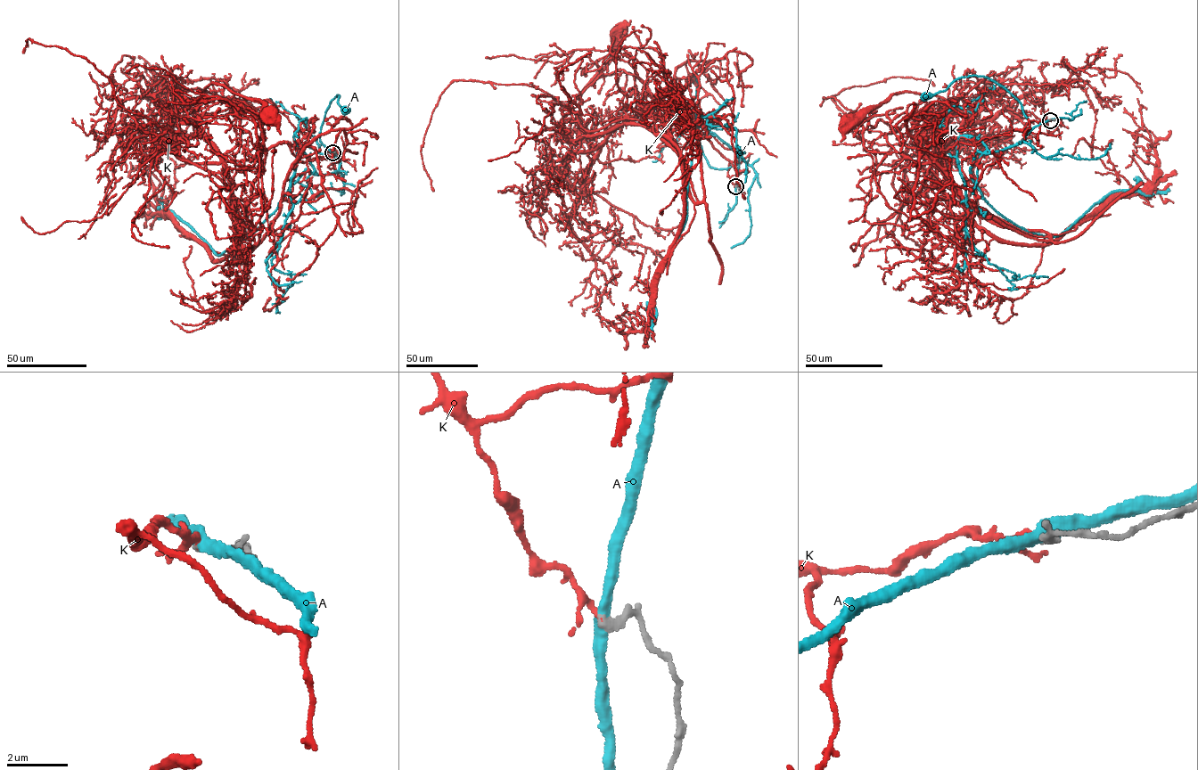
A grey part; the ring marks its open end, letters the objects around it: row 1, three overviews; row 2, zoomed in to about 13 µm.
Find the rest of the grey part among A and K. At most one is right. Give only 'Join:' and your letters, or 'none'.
Join: K

